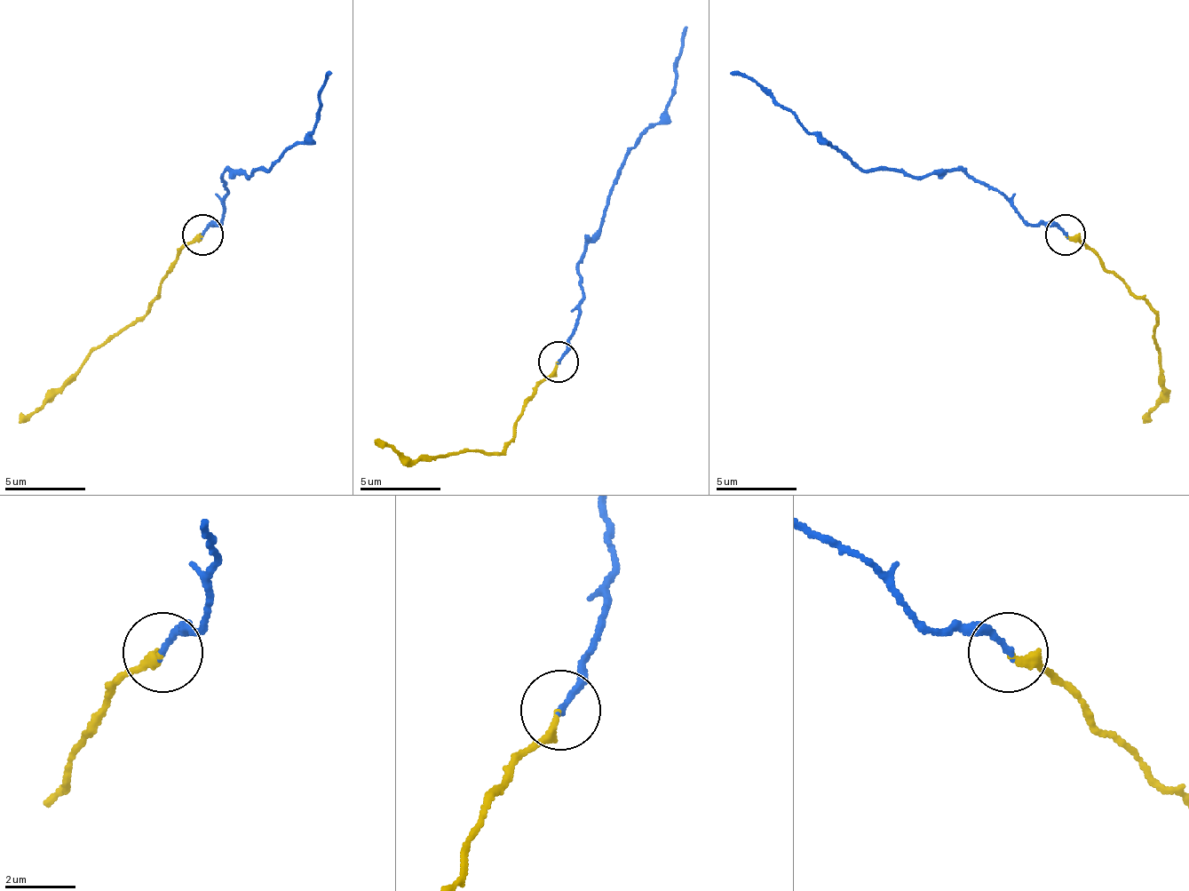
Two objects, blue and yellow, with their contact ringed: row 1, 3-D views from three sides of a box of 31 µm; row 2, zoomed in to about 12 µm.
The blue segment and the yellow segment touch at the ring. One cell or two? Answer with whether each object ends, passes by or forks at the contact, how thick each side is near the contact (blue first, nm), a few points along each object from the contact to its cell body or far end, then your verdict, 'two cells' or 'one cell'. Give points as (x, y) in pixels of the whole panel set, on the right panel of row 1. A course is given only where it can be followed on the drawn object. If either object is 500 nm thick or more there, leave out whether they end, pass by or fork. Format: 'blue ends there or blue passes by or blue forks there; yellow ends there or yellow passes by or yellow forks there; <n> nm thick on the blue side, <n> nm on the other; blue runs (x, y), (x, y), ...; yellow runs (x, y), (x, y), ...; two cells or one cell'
blue ends there; yellow ends there; 160 nm thick on the blue side, 240 nm on the other; blue runs (1064, 234), (1028, 221), (995, 189), (971, 181), (959, 169), (923, 177), (859, 169), (753, 80), (729, 72); yellow runs (1064, 237), (1076, 237), (1157, 314), (1153, 342), (1165, 395), (1145, 423); one cell

